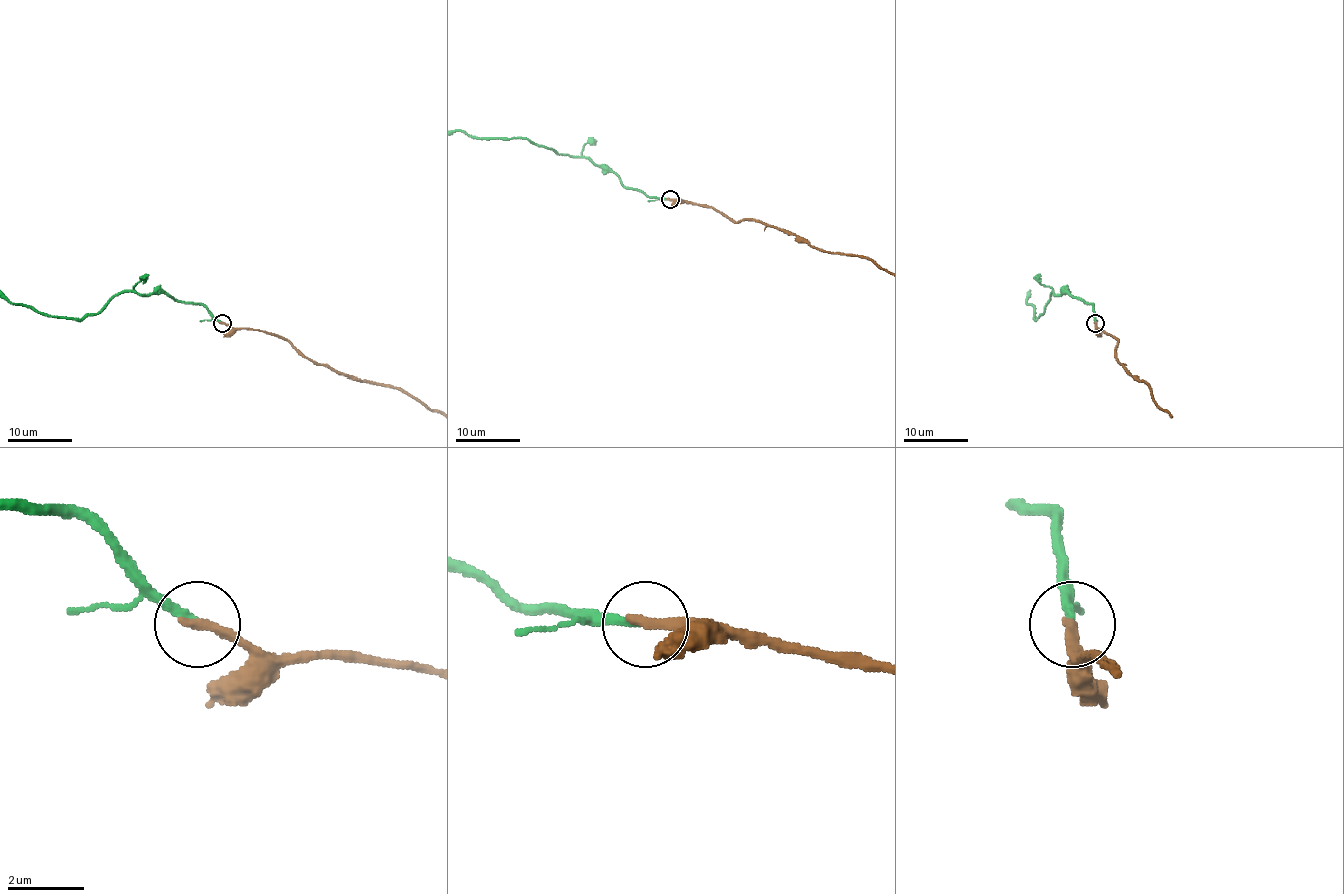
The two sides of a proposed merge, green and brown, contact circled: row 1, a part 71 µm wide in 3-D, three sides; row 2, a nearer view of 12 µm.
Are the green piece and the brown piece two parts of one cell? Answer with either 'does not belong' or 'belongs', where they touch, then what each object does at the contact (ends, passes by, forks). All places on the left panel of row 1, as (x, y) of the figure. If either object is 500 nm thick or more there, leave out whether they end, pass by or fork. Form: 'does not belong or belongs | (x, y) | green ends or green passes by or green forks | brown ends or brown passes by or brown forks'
belongs | (222, 323) | green ends | brown ends

